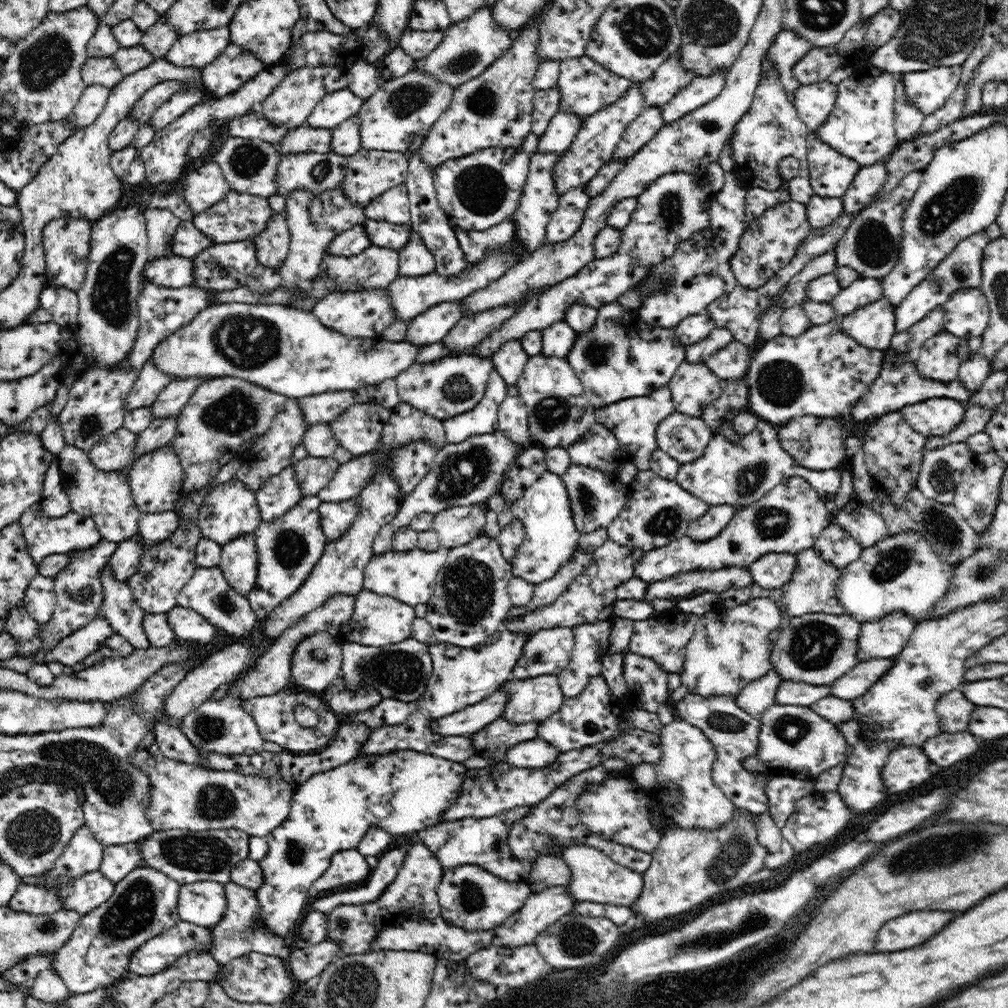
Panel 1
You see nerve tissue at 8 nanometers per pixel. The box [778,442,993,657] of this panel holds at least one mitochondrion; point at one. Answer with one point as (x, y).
(897, 559)

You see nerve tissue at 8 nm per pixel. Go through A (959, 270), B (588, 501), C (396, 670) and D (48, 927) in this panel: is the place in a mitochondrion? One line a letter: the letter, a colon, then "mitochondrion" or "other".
A: mitochondrion
B: mitochondrion
C: mitochondrion
D: mitochondrion

